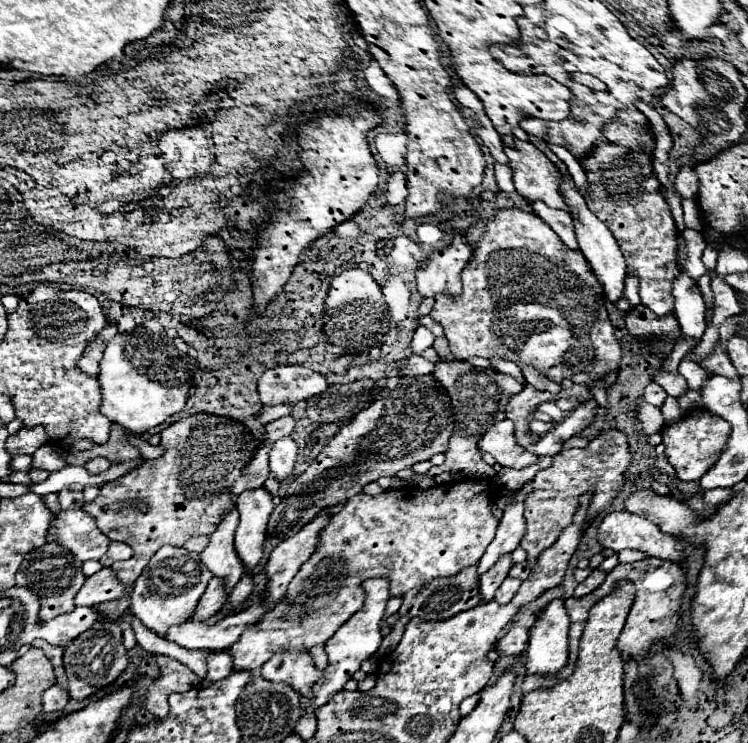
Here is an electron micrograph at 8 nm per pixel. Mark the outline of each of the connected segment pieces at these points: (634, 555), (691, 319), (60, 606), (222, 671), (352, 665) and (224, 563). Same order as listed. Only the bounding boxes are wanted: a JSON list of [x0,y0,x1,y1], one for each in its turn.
[[618,549,646,563],[672,271,706,339],[16,541,86,621],[206,651,232,683],[300,579,390,711],[200,507,244,593]]

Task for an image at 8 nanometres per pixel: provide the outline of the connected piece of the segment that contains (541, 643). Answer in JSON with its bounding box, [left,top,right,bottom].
[526,599,570,673]

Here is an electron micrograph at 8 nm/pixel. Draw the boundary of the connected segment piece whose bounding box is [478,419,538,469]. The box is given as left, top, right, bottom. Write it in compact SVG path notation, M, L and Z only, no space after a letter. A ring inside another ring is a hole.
M508 419L486 429L484 437L478 439L478 449L490 453L502 467L524 469L538 459L536 455L530 455L530 451L524 451L514 443L514 425Z

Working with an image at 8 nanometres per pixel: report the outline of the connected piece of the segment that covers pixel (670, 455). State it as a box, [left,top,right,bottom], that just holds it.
[660,407,732,481]

